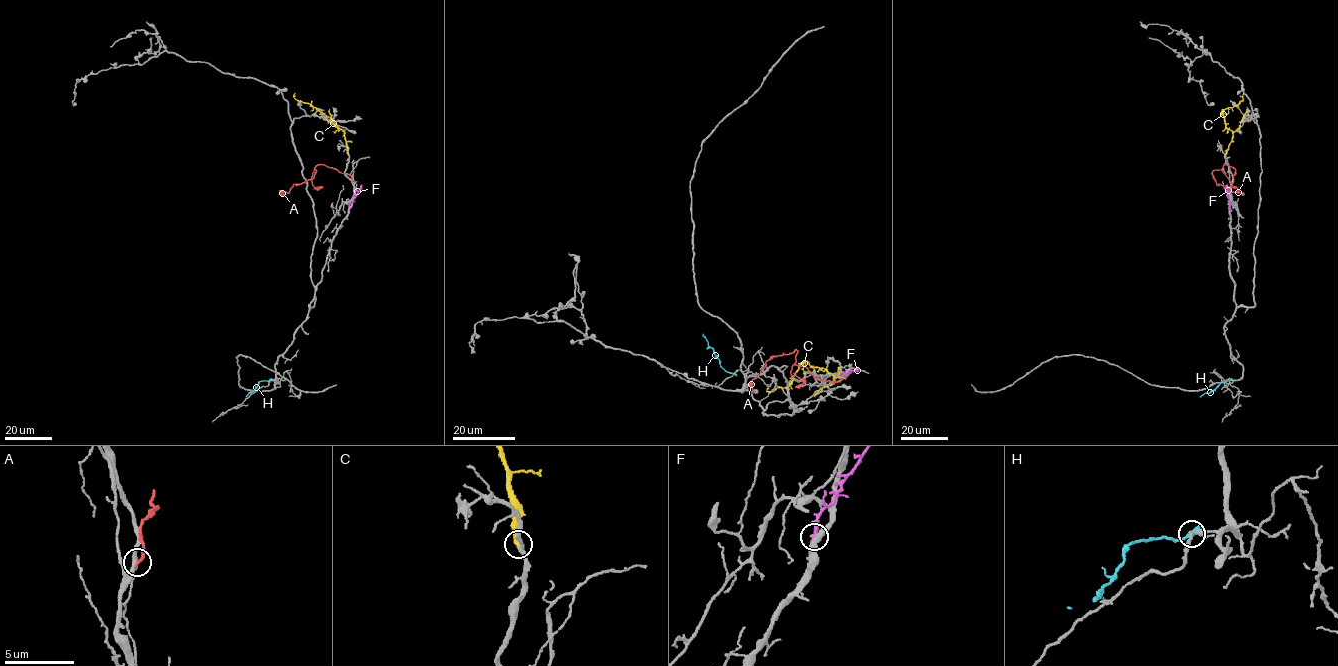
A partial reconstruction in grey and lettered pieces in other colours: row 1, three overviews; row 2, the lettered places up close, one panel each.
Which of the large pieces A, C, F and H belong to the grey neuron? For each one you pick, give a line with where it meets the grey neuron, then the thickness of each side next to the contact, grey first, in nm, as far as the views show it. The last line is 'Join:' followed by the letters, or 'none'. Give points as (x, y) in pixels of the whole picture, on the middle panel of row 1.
C: Touches grey at (839, 368). Thickness 200 nm (grey) against 360 nm
Join: C

